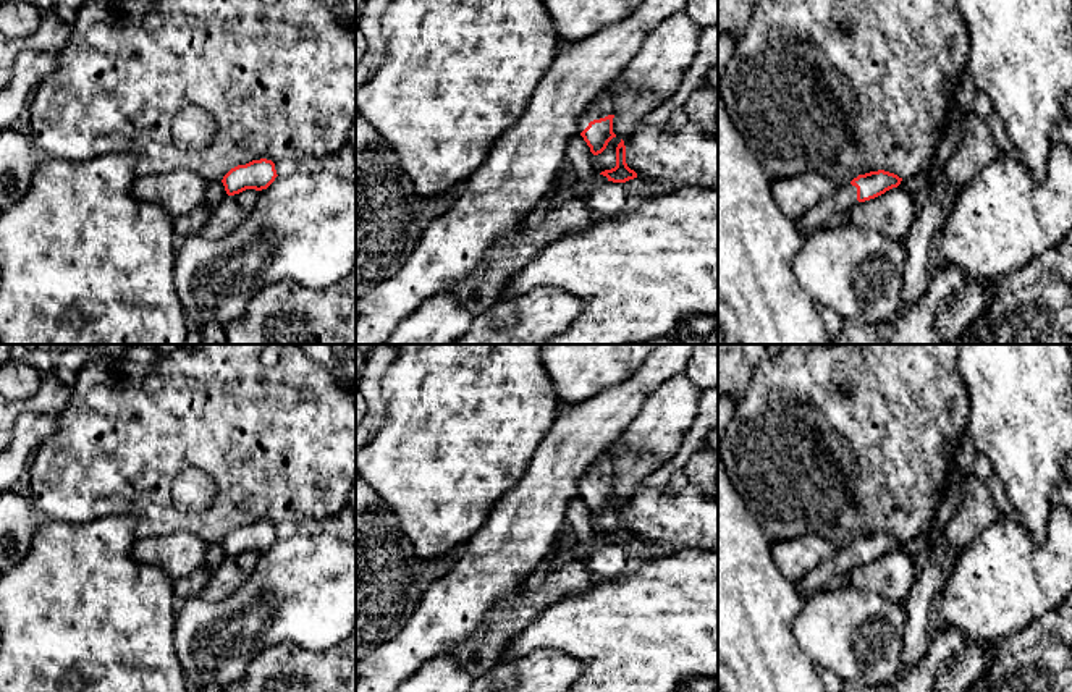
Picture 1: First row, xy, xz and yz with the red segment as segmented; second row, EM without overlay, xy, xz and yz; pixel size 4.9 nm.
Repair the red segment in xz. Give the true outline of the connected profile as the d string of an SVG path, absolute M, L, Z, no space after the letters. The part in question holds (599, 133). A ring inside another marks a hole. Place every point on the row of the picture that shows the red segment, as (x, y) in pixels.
M606 91L600 92L577 118L577 133L584 137L593 155L601 154L613 133L613 102Z

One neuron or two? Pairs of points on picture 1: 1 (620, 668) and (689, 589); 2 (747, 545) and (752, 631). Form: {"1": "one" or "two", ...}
{"1": "one", "2": "one"}

